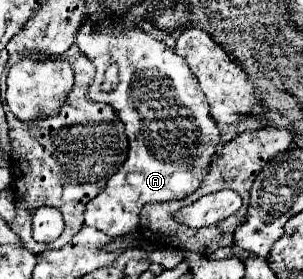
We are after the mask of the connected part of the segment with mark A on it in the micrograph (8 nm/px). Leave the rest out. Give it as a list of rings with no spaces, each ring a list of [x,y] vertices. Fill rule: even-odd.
[[[95,28],[91,32],[79,32],[77,42],[79,46],[83,46],[83,50],[89,50],[89,58],[93,58],[93,64],[97,64],[97,74],[87,88],[87,98],[91,102],[107,102],[109,106],[113,106],[117,118],[125,124],[125,132],[129,138],[129,156],[125,164],[117,170],[117,174],[111,176],[105,190],[99,192],[91,200],[91,204],[87,204],[85,224],[105,232],[111,238],[125,236],[137,230],[139,212],[145,204],[183,200],[185,196],[193,194],[201,186],[207,168],[211,166],[211,160],[217,154],[221,132],[217,128],[215,118],[211,116],[207,98],[203,96],[195,76],[187,68],[187,62],[181,56],[177,56],[167,44],[155,40],[149,32],[143,32],[139,28],[129,28],[129,30],[121,30],[119,34],[107,34]],[[109,62],[119,62],[121,82],[113,92],[101,92],[99,86],[103,82],[103,74]]]

